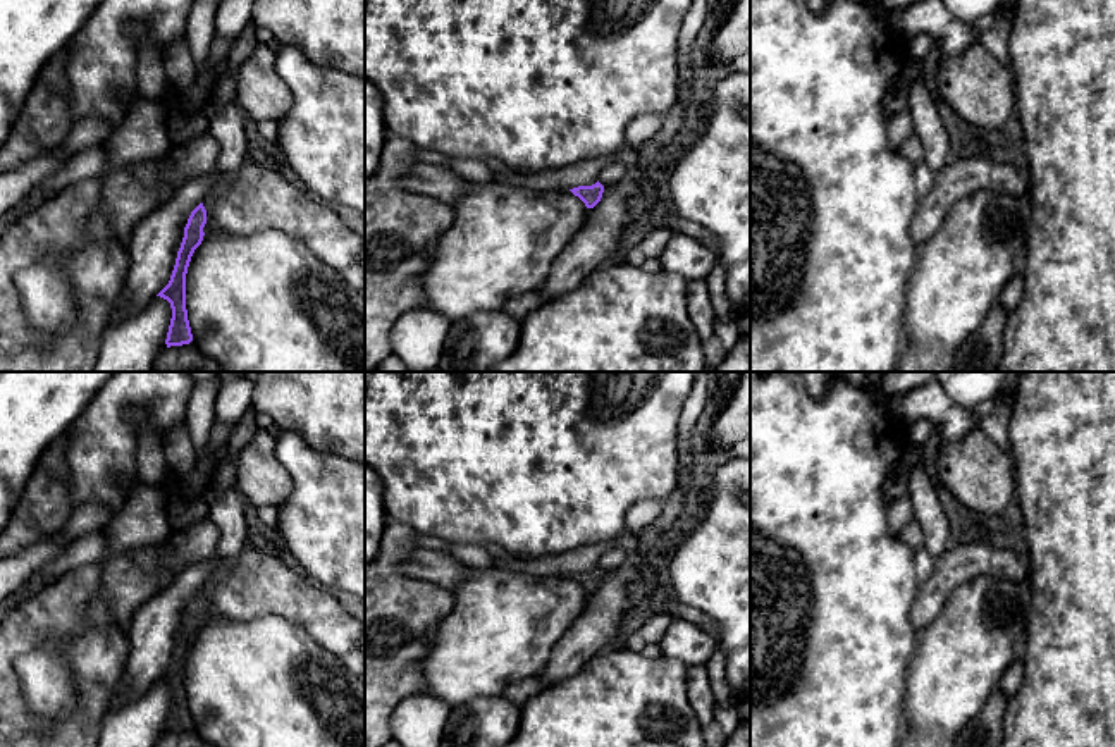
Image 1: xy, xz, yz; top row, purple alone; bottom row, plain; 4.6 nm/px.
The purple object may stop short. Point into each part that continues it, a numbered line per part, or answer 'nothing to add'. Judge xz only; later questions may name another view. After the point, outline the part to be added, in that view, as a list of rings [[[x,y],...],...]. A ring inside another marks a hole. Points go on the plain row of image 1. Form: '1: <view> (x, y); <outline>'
nothing to add

